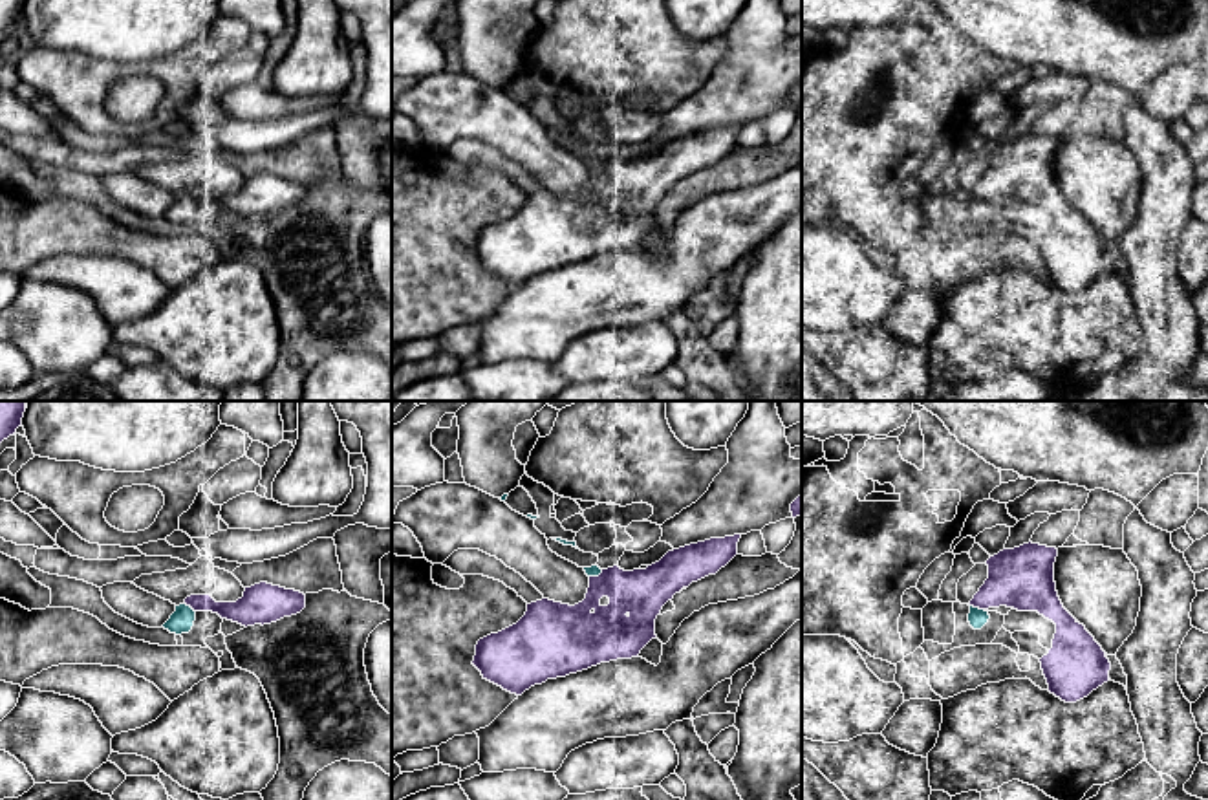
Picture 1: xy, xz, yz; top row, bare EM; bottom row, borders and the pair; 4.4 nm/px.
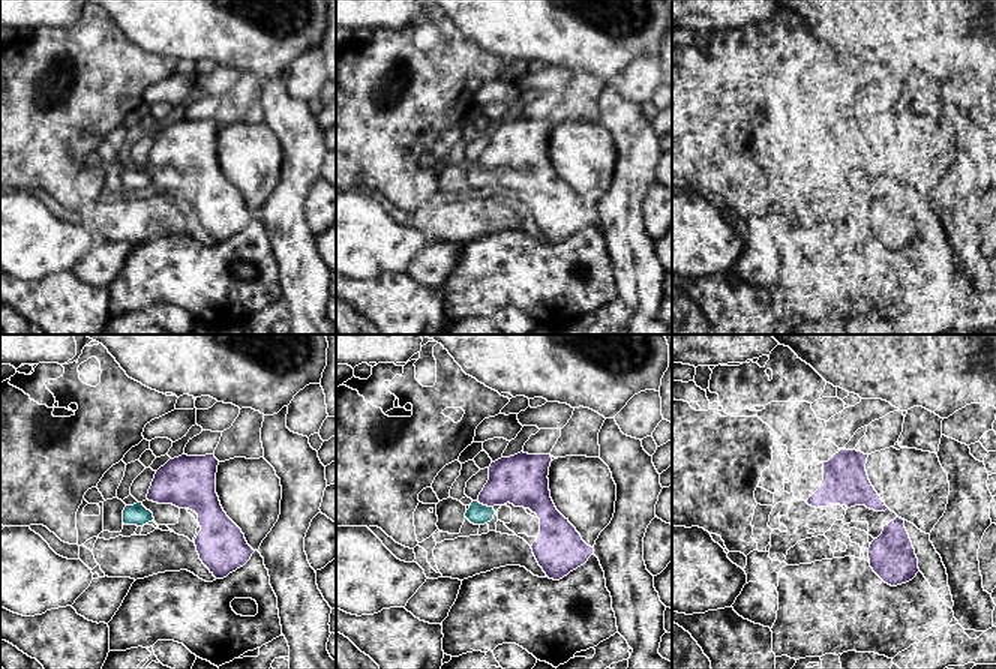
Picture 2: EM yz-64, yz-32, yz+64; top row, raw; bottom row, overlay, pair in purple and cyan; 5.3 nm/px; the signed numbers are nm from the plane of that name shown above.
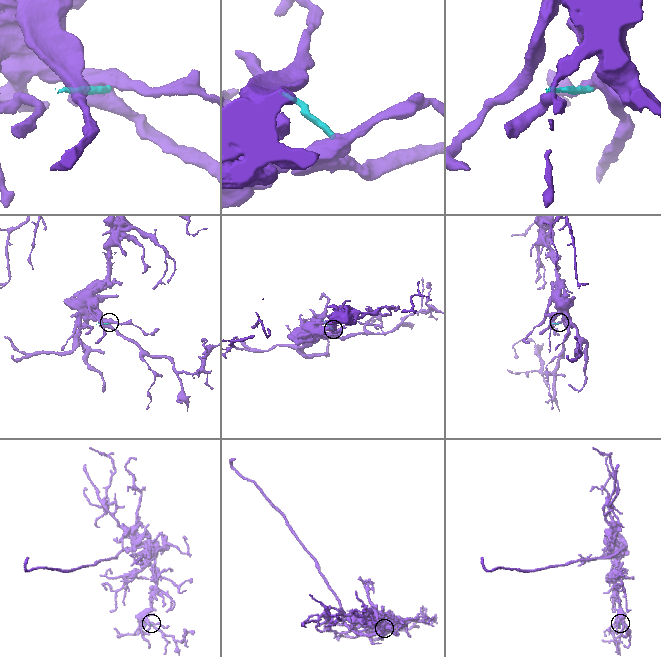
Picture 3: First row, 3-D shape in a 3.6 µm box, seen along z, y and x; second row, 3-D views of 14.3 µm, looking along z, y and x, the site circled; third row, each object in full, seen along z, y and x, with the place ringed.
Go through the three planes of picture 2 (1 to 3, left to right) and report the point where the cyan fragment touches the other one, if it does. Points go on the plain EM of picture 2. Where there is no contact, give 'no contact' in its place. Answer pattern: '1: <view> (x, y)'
1: no contact
2: yz-32 (485, 168)
3: no contact

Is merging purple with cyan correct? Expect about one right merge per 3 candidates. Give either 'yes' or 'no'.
no

